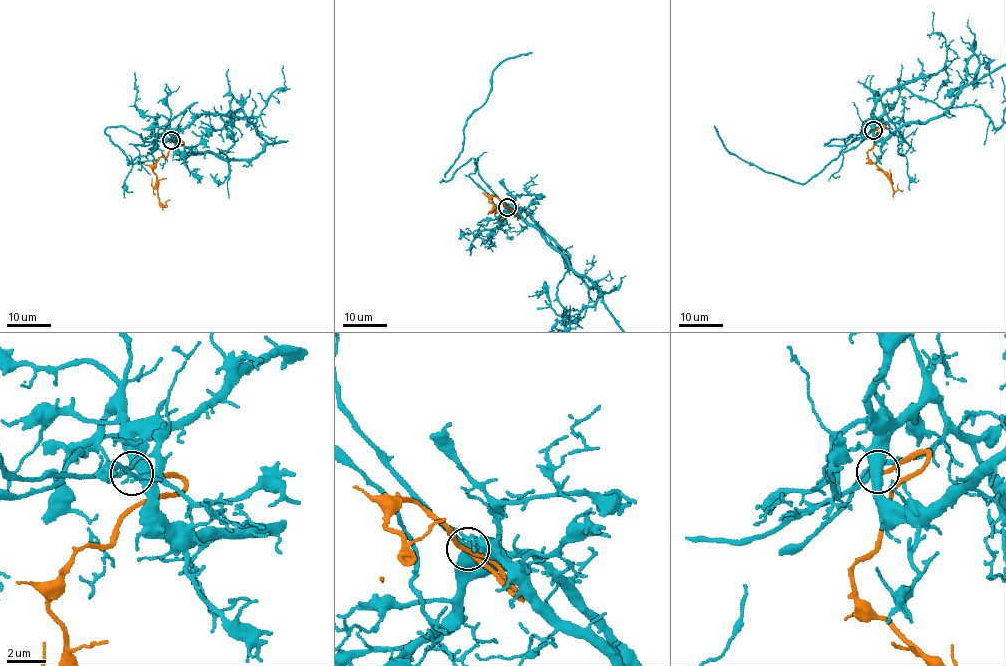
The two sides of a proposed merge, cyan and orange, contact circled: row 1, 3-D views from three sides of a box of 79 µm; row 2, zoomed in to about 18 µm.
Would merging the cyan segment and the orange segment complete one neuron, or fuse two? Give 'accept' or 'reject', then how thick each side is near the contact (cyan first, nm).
accept | 400/200 nm

